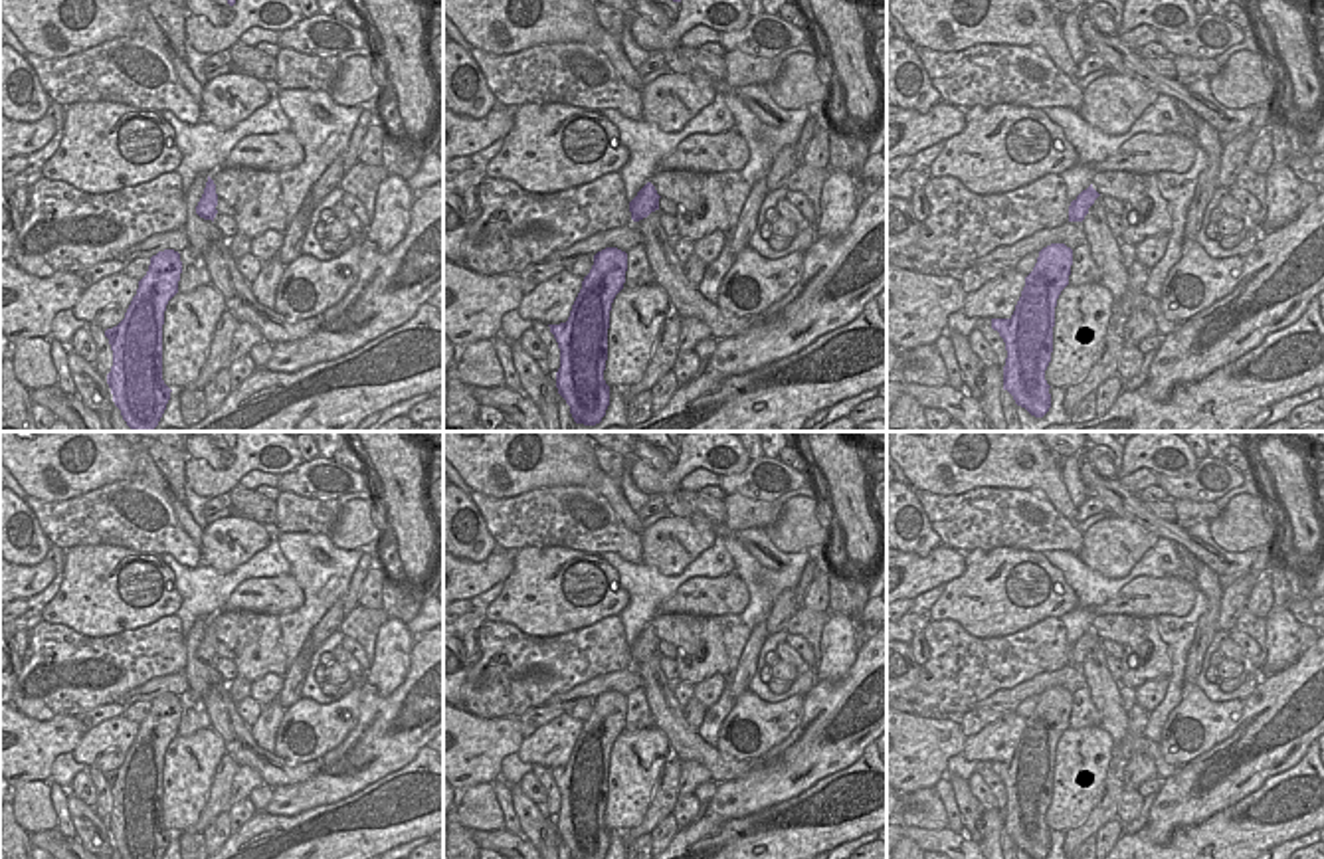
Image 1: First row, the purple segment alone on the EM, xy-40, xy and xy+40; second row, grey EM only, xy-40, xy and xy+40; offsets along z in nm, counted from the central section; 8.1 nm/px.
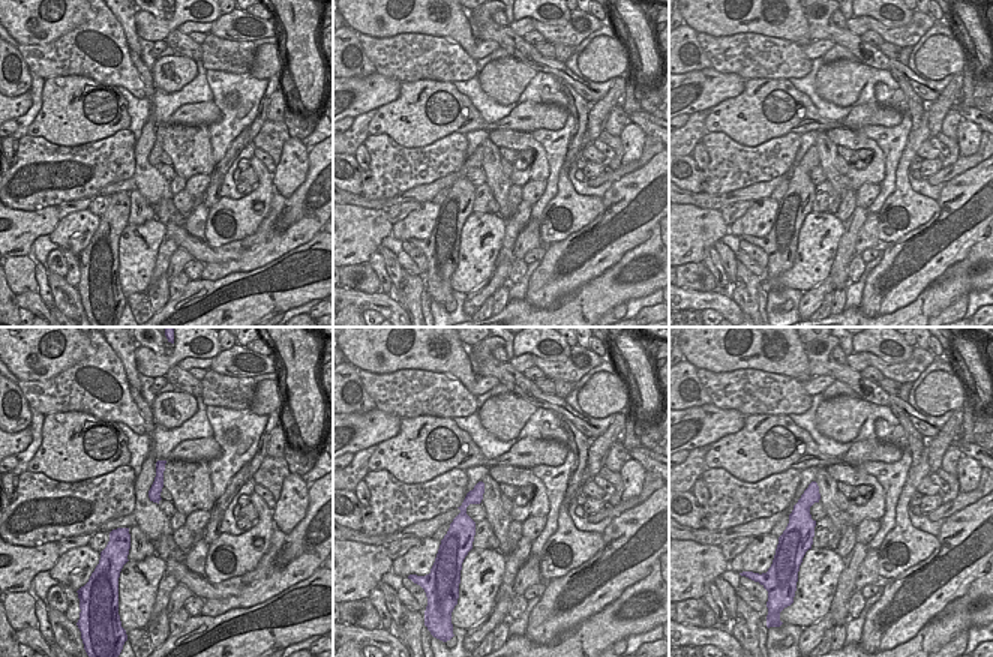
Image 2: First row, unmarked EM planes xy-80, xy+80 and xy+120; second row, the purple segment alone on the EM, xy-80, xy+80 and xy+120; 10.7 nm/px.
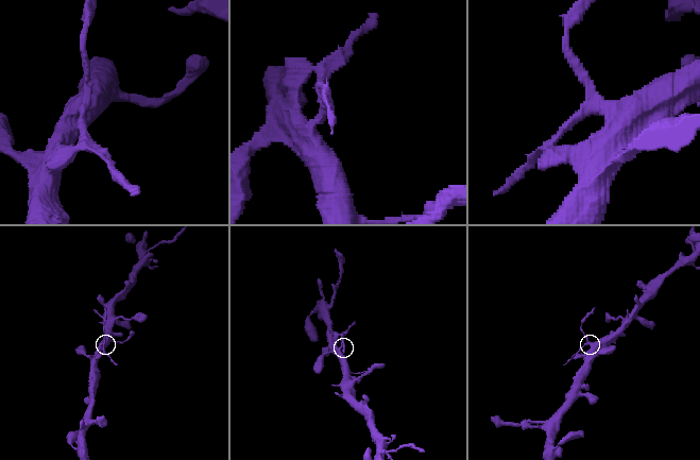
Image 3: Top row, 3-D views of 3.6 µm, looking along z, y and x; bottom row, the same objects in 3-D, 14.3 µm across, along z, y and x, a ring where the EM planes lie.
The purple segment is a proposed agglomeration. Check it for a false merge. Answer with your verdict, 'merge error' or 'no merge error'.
merge error

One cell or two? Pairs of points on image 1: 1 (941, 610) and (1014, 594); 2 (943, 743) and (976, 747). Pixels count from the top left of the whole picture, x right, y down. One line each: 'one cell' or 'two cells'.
1: one cell
2: two cells

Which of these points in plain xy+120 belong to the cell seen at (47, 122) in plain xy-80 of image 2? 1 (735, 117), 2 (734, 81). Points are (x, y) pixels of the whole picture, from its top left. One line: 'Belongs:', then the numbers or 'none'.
Belongs: 1

